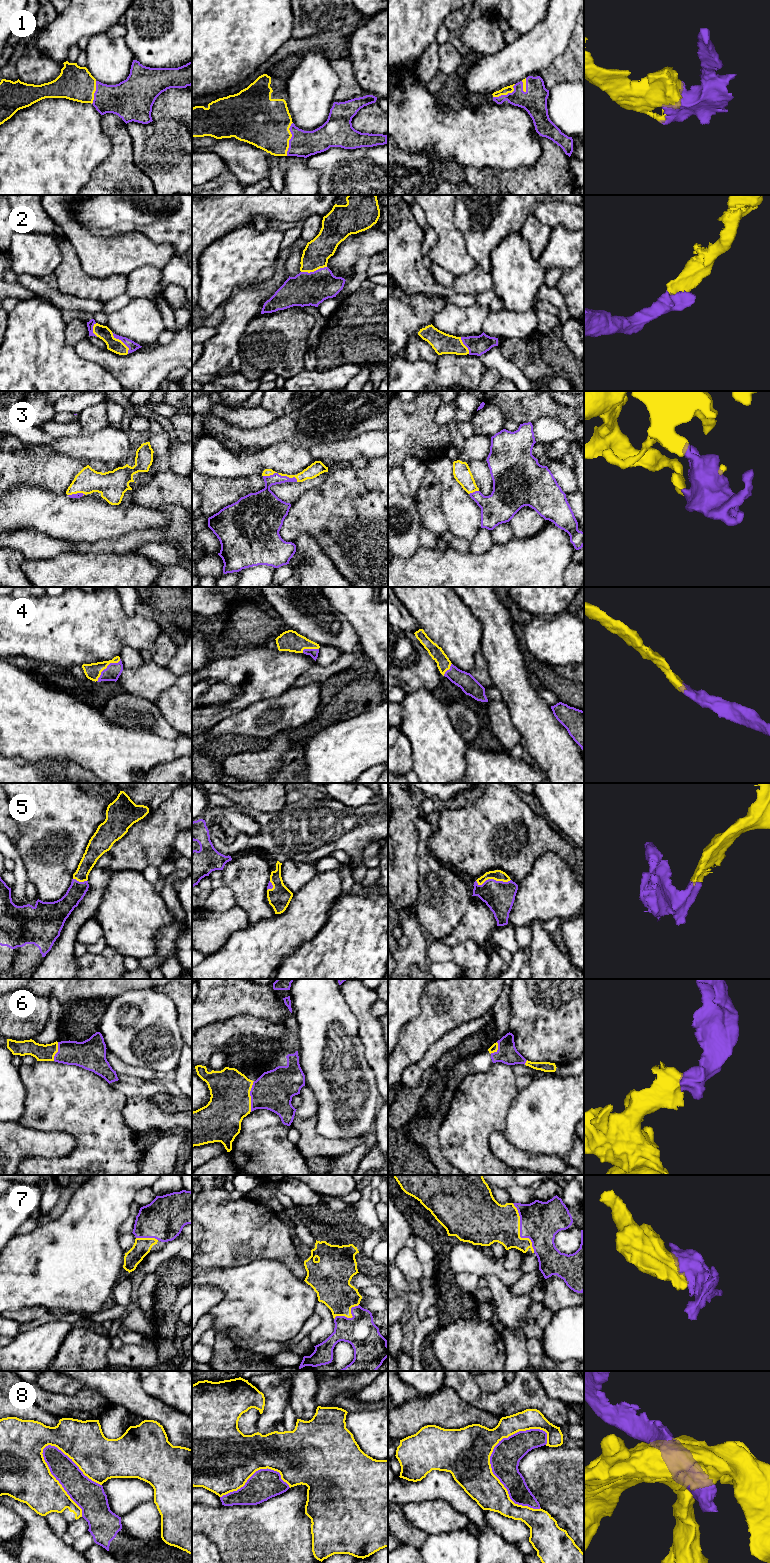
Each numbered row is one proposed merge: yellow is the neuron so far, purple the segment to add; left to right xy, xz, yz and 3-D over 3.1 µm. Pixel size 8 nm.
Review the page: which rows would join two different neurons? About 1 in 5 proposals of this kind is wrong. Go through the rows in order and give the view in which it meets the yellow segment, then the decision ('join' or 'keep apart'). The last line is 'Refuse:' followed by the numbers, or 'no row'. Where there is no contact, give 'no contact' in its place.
1: contact in xz; join
2: contact in xy; join
3: contact in xz; join
4: contact in xy; join
5: contact in yz; join
6: contact in xz; join
7: contact in yz; join
8: contact in yz; keep apart
Refuse: 8

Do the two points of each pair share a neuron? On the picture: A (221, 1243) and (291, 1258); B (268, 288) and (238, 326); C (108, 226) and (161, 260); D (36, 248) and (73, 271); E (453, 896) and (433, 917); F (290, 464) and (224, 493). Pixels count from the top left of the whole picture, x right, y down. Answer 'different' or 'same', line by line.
A: same
B: same
C: different
D: different
E: same
F: different

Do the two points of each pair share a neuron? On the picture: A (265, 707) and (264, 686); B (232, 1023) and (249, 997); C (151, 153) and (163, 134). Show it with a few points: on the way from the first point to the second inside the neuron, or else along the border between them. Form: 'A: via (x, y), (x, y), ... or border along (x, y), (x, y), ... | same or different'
A: border along (286, 689), (277, 696), (263, 698), (243, 708) | different
B: border along (260, 1017), (235, 1015), (214, 1022) | different
C: via (156, 148), (163, 139) | same

